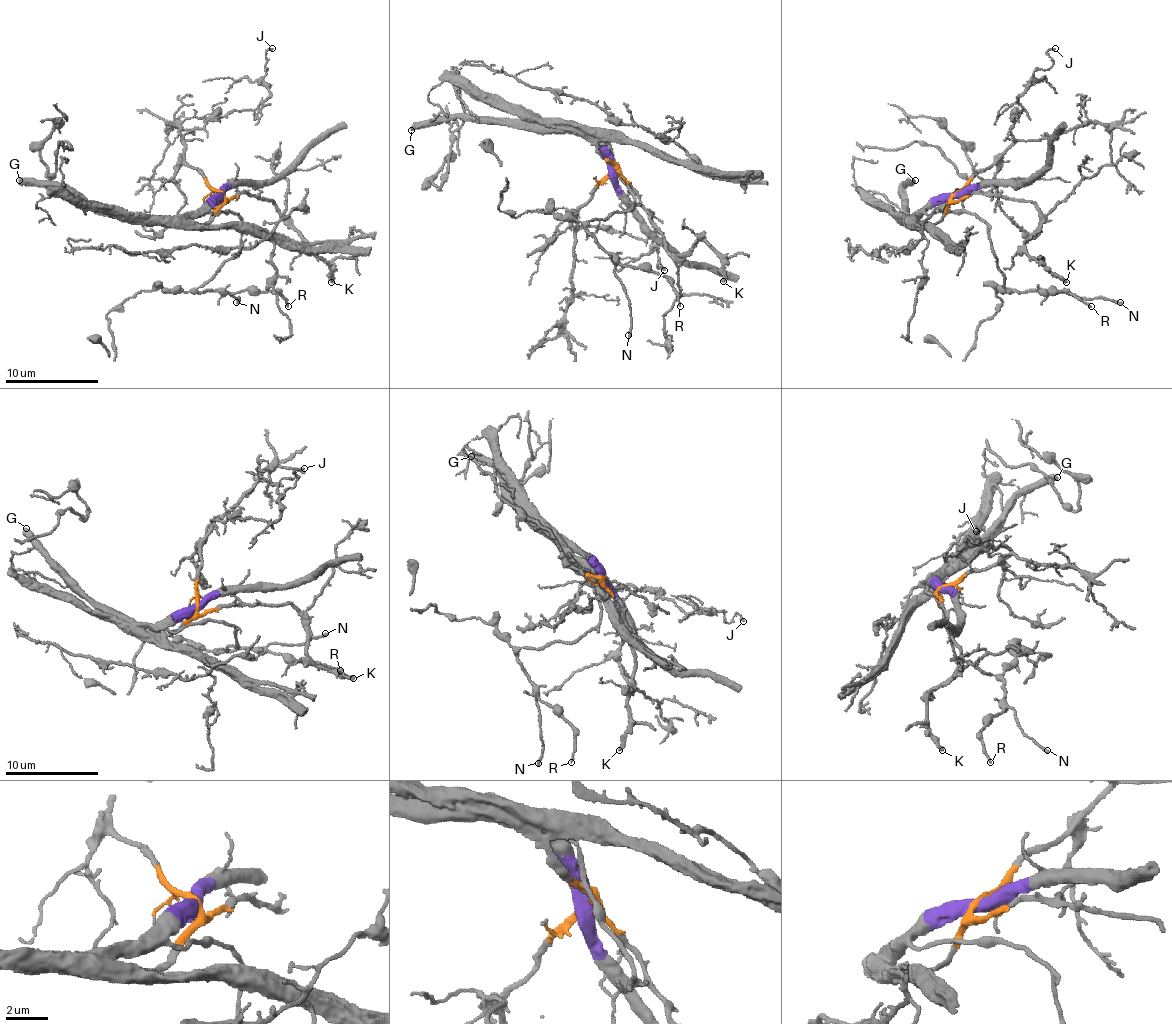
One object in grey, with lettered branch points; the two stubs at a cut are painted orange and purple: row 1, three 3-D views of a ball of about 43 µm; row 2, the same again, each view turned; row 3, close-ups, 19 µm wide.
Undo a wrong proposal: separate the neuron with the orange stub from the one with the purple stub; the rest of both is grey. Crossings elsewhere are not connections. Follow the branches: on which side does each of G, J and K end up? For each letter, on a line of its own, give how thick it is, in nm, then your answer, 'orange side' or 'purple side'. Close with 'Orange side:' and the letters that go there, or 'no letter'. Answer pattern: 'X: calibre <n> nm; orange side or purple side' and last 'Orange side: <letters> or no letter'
G: calibre 500 nm; purple side
J: calibre 140 nm; orange side
K: calibre 280 nm; orange side
Orange side: J, K

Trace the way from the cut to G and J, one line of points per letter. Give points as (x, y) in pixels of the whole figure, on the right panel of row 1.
G: (955, 195), (941, 195), (917, 218), (908, 214), (903, 188), (915, 181)
J: (955, 193), (1013, 137), (1013, 118), (1025, 109), (1018, 99), (1039, 69), (1050, 67), (1048, 53), (1055, 48)

